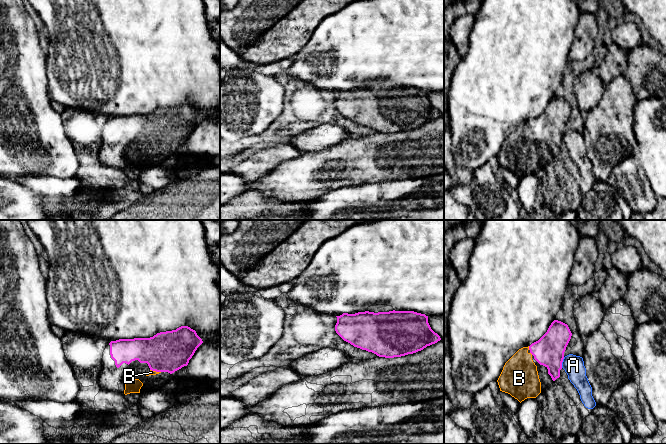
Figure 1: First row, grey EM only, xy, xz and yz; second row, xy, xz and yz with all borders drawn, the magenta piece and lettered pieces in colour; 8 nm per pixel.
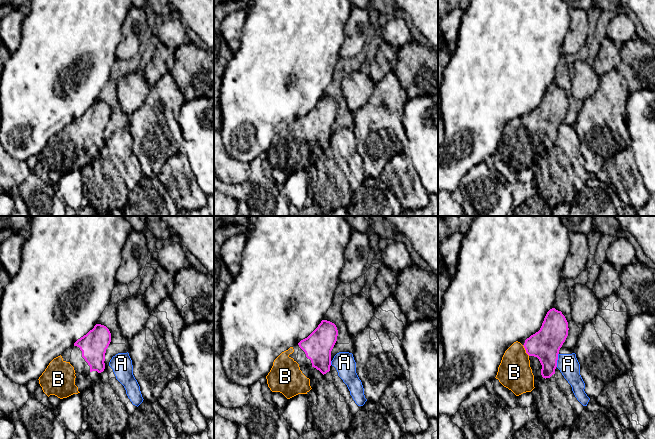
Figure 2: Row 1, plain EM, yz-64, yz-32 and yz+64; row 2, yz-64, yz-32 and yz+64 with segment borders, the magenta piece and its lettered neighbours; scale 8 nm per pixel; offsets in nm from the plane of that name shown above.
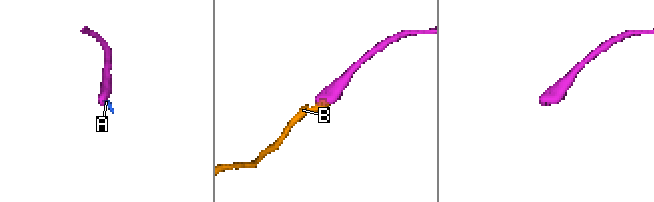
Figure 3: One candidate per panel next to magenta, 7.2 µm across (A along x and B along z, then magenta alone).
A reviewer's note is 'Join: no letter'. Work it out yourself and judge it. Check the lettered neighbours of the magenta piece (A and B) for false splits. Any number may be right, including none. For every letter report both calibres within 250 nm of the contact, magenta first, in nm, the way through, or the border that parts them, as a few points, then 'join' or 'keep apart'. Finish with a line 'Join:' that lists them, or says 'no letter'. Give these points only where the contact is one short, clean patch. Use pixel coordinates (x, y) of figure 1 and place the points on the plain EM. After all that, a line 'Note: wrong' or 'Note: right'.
A: 240/160 nm | keep apart
B: 240/300 nm | across yz (548, 127), (529, 124), (522, 130), (519, 153) | join
Join: B
Note: wrong

